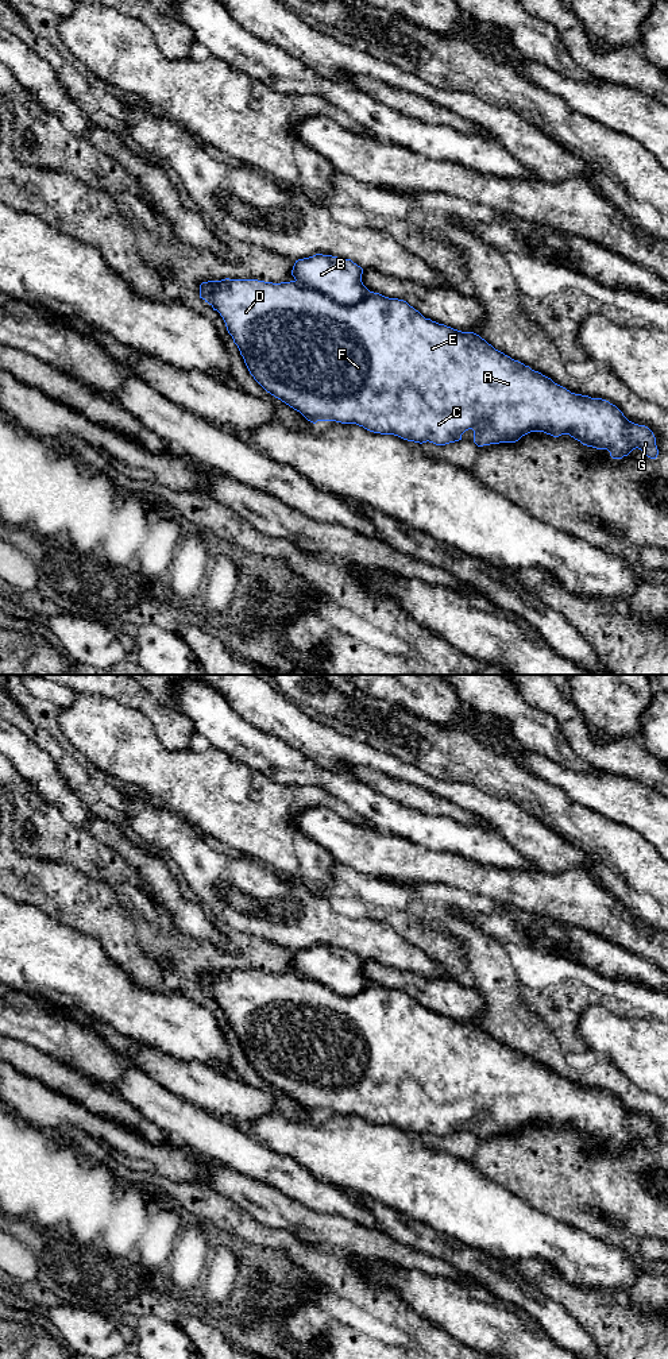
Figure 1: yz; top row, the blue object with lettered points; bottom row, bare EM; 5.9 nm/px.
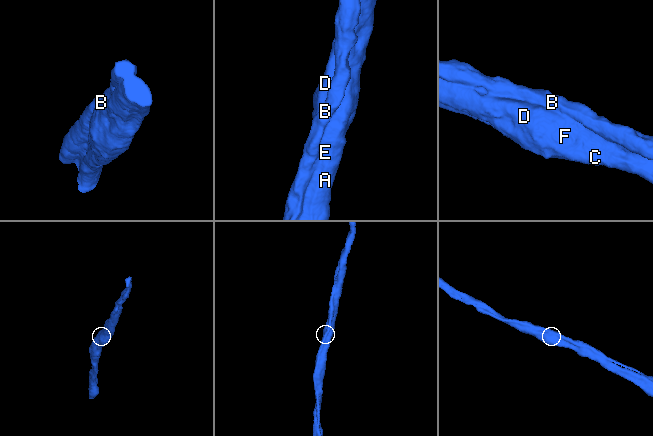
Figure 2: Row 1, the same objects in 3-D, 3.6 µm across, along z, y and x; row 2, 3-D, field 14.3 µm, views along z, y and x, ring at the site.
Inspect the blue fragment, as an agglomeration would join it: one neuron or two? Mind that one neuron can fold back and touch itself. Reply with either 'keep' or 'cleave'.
keep

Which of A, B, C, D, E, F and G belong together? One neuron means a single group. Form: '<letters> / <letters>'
A B C D E F G

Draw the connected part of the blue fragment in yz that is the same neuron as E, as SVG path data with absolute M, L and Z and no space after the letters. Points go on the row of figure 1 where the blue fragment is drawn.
M316 254L296 260L290 282L208 281L200 285L200 298L220 313L254 379L313 424L356 424L374 433L436 445L459 441L468 429L474 431L478 447L516 443L530 432L544 432L553 437L569 435L583 445L607 449L613 459L622 459L636 448L650 459L657 457L653 432L629 421L615 405L571 393L495 350L479 335L425 318L403 300L370 292L362 282L362 274L363 269L351 259Z

